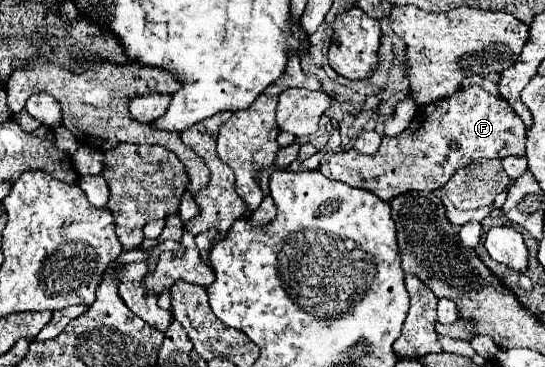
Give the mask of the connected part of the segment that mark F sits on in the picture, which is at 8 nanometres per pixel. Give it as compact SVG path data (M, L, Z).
M468 85L460 87L454 95L444 97L440 101L434 101L430 105L422 105L416 117L412 119L410 127L404 129L396 137L384 137L380 149L374 155L362 155L356 149L350 151L340 151L330 155L326 161L320 163L320 171L334 181L348 183L350 187L366 189L380 197L382 201L390 201L400 193L406 191L434 191L444 187L450 177L470 165L476 159L504 159L508 155L524 155L526 151L526 129L520 117L508 109L508 103L504 103L502 97L496 97L482 89L480 85Z

